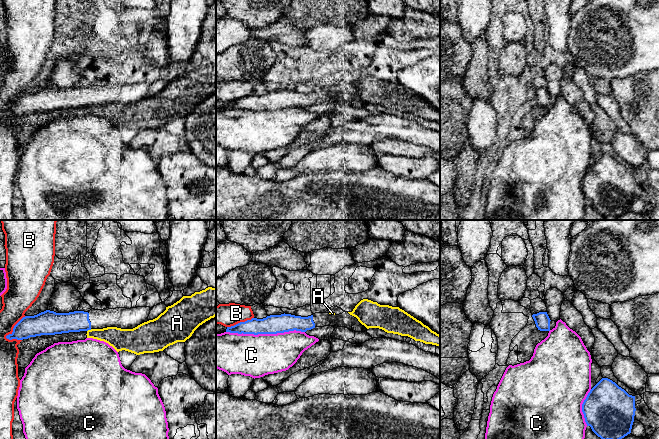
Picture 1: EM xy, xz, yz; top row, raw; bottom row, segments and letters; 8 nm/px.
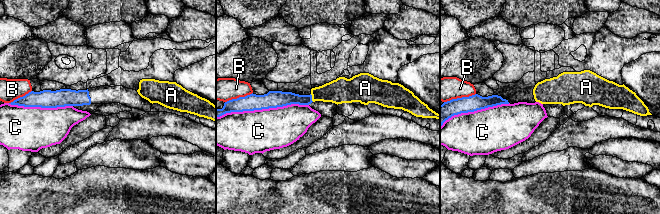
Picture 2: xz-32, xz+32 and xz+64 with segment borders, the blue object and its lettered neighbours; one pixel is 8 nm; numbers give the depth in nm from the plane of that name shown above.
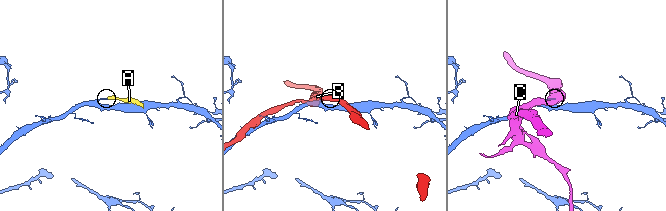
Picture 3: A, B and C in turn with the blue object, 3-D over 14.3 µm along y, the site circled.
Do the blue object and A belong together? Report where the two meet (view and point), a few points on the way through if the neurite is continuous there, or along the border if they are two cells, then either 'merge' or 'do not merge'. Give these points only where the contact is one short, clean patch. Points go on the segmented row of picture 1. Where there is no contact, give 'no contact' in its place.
xy (89, 329) | along xy (91, 329), (87, 331) | do not merge

